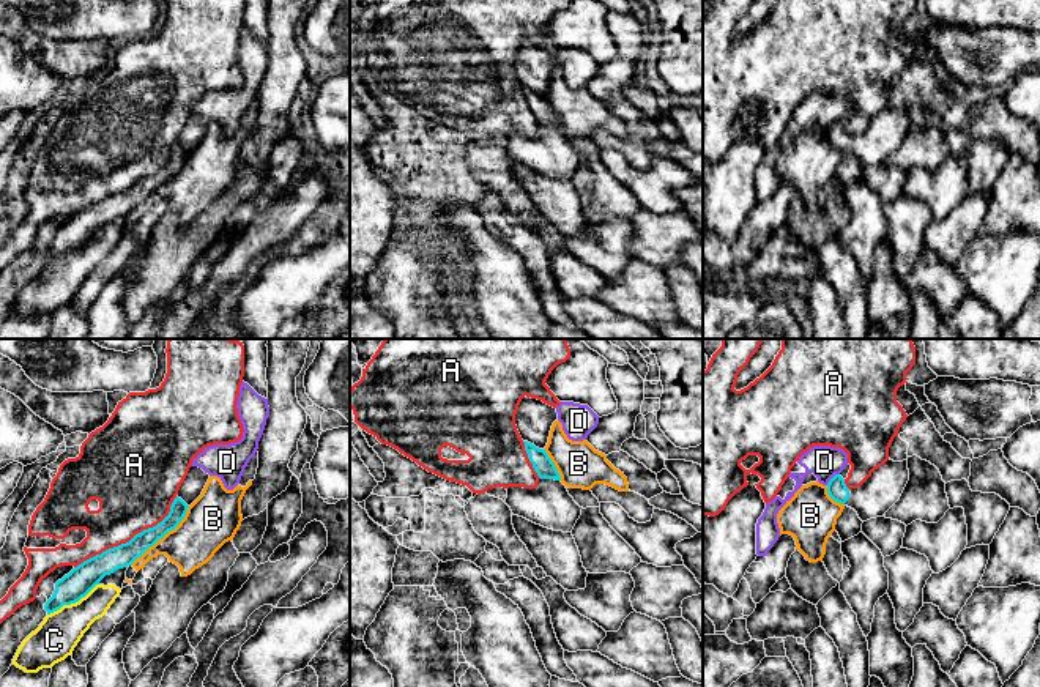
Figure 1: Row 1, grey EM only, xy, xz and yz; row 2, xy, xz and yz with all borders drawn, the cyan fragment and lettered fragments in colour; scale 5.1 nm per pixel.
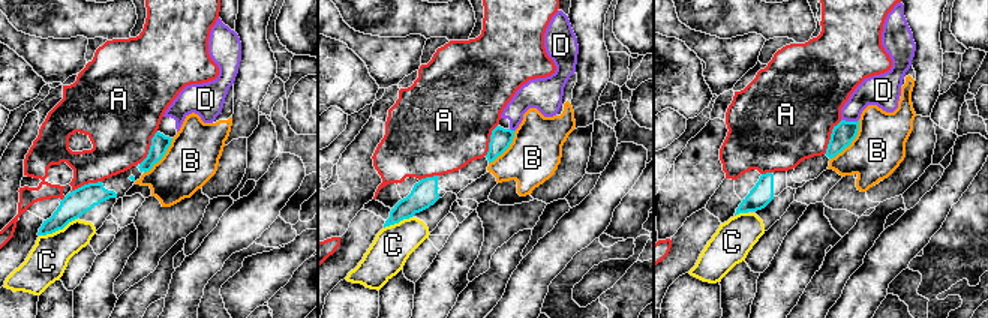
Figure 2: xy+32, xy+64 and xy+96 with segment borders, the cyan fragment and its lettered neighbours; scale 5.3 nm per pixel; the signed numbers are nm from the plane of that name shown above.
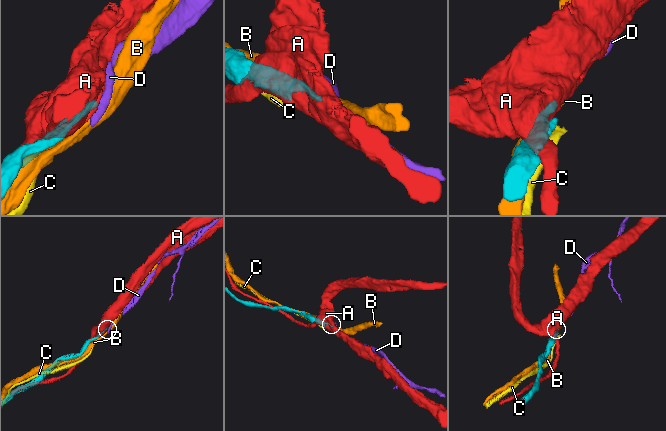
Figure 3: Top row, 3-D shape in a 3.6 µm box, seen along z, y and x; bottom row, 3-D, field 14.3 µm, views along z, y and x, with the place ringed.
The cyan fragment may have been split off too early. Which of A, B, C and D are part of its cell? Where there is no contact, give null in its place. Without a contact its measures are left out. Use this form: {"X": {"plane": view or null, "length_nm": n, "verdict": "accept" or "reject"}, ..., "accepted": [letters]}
{"A": {"plane": "xy", "length_nm": 650, "verdict": "reject"}, "B": {"plane": "xy", "length_nm": 440, "verdict": "reject"}, "C": {"plane": "xy", "length_nm": 300, "verdict": "reject"}, "D": {"plane": "yz", "length_nm": 90, "verdict": "reject"}, "accepted": []}

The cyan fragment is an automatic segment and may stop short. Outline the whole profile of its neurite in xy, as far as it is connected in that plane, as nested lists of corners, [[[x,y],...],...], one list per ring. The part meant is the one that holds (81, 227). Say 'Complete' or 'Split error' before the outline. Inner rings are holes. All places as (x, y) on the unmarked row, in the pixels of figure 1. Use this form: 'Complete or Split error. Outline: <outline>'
Complete. Outline: [[[176,143],[170,153],[169,162],[161,170],[136,181],[129,189],[109,195],[74,214],[55,230],[55,238],[44,252],[47,262],[60,257],[63,252],[79,249],[99,232],[106,222],[131,213],[150,194],[180,172],[188,154],[189,153]]]

